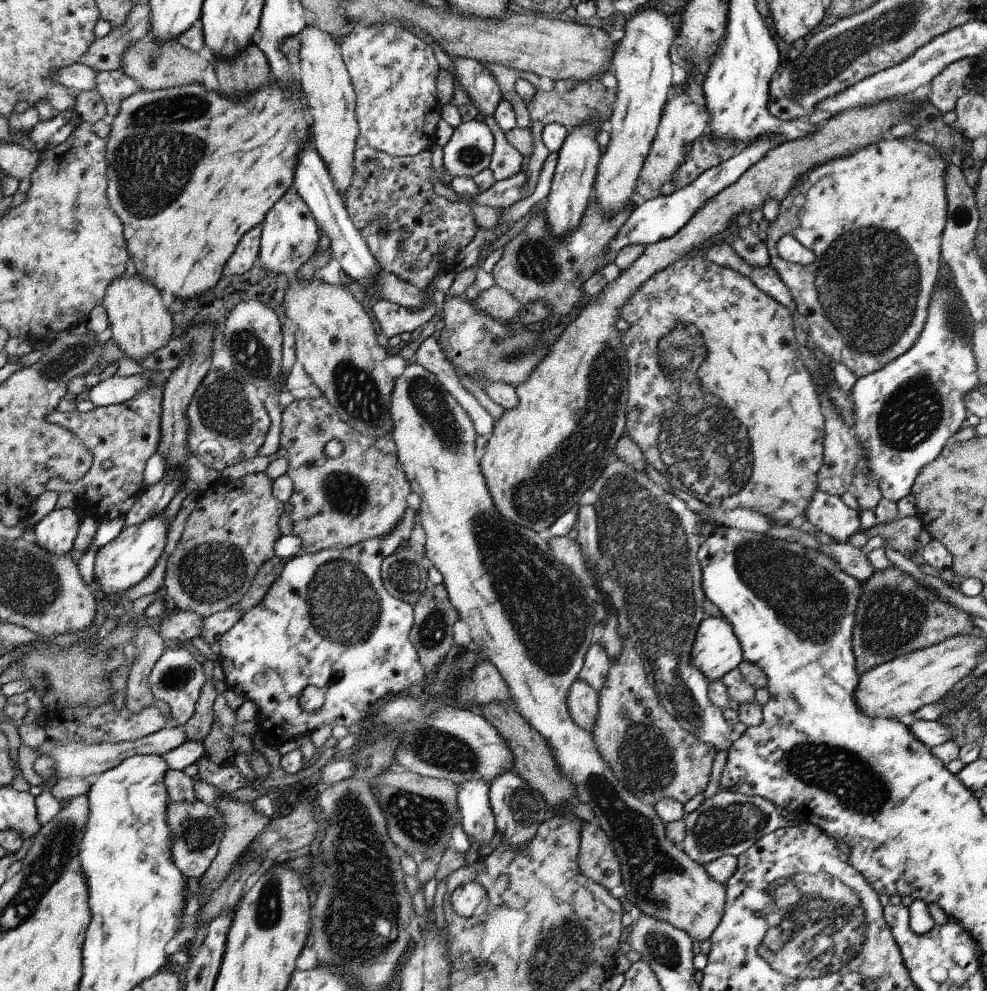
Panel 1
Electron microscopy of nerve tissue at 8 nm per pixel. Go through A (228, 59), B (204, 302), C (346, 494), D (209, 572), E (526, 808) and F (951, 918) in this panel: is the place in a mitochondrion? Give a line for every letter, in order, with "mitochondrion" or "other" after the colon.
A: other
B: other
C: mitochondrion
D: mitochondrion
E: mitochondrion
F: other

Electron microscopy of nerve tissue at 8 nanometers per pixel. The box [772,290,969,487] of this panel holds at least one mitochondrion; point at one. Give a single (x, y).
(912, 413)

